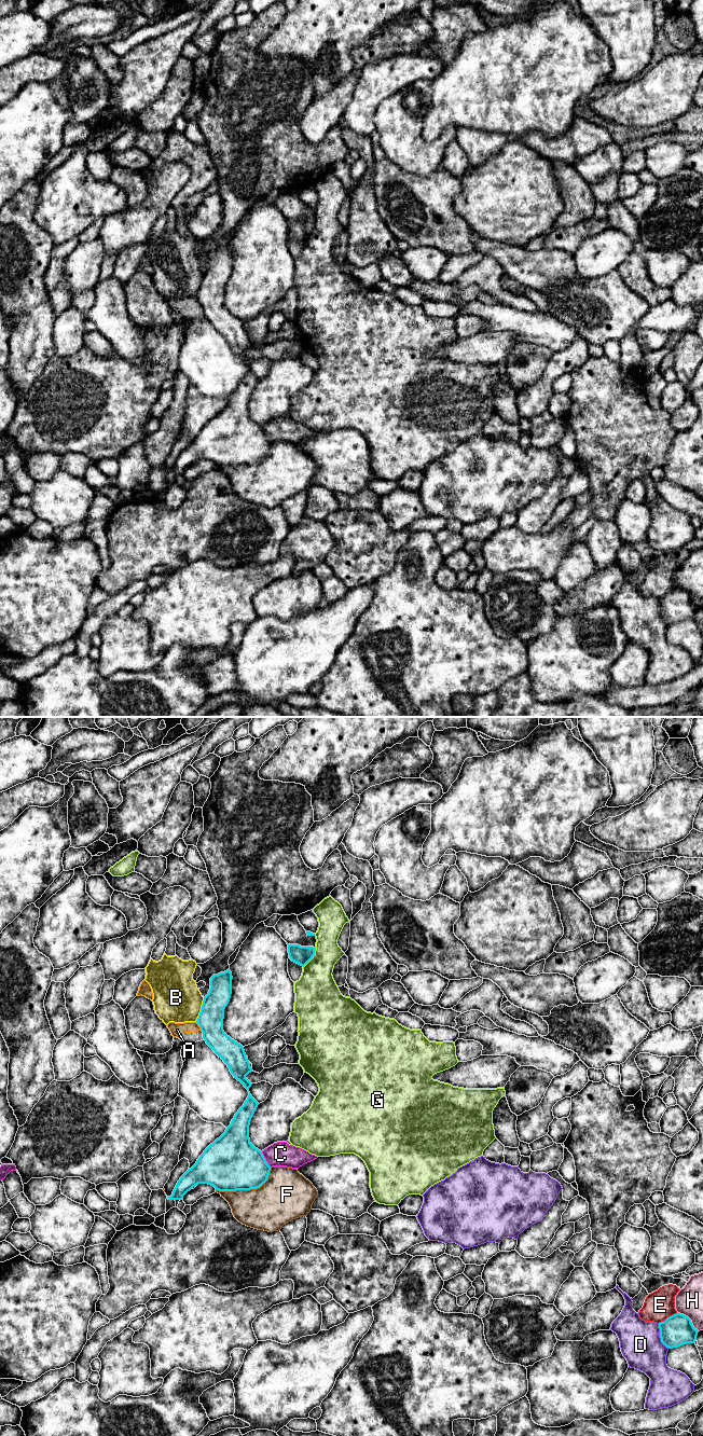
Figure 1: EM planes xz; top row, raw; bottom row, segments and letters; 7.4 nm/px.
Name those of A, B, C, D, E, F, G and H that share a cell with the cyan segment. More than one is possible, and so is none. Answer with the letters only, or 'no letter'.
no letter

